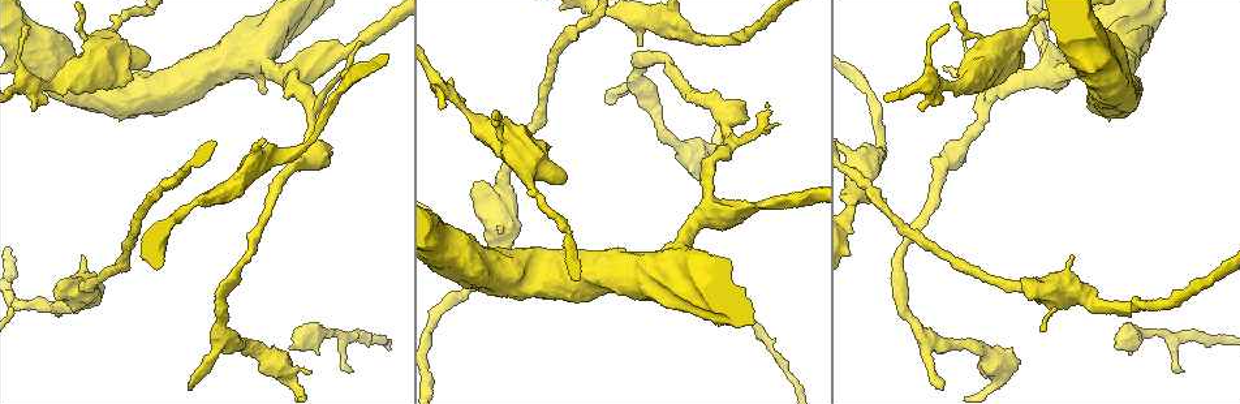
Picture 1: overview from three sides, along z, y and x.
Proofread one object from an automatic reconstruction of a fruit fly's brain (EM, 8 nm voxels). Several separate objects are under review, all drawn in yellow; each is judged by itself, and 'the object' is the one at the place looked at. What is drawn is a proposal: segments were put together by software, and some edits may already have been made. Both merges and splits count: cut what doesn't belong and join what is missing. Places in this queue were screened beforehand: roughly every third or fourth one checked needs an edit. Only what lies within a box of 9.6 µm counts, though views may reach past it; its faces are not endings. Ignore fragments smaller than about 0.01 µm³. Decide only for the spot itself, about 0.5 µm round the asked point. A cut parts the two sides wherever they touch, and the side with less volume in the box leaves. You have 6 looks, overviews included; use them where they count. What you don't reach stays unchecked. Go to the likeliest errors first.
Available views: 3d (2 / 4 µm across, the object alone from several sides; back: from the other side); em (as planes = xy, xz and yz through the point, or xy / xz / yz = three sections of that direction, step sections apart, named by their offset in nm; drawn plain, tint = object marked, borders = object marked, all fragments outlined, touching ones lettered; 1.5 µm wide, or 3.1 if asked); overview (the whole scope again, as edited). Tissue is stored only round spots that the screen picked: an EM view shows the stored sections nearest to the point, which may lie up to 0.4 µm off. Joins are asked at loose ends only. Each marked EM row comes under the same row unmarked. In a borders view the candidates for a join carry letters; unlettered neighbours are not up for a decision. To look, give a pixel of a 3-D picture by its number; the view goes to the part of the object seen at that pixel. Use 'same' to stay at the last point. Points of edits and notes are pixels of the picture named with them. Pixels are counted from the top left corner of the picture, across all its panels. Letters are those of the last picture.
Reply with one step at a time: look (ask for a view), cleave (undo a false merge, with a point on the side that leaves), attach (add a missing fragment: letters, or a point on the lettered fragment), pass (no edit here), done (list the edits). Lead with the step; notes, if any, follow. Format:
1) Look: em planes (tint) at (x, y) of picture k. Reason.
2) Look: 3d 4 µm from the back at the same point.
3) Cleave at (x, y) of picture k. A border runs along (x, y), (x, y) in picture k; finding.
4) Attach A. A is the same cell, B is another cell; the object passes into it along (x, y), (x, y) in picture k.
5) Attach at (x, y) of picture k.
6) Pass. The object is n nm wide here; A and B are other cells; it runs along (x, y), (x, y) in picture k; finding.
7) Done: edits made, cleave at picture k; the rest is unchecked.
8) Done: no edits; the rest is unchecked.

Look: em yz step 8 (tint) at (885, 199) of picture 1. Thick end.

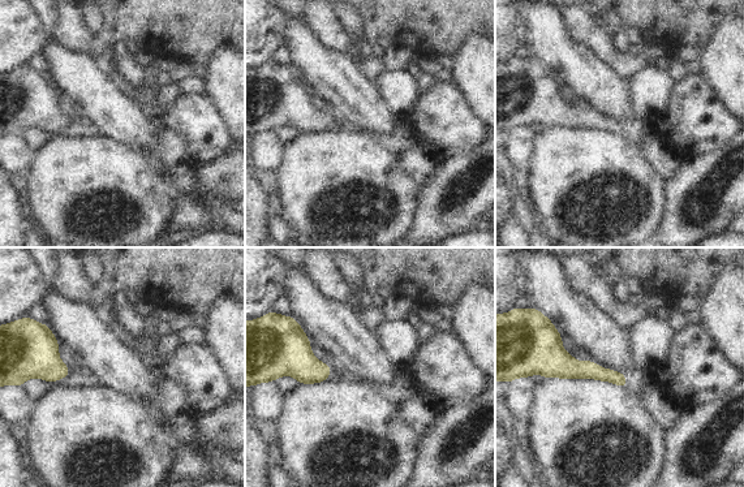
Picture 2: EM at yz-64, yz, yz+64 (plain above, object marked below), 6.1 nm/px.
Look: em yz step 8 (borders) at the same point.

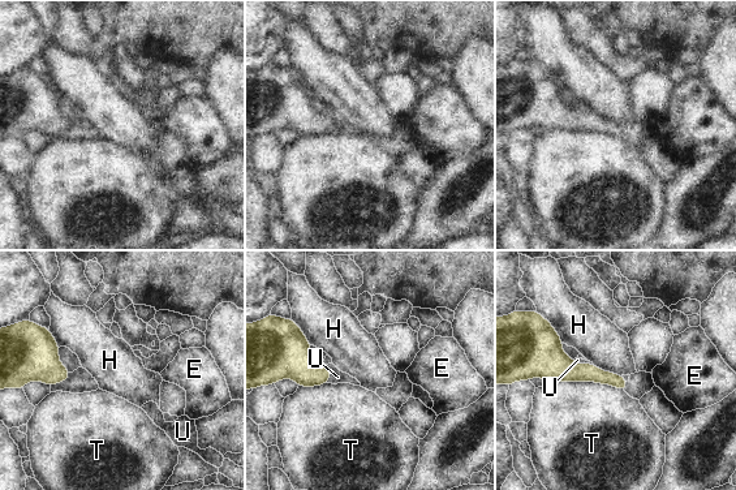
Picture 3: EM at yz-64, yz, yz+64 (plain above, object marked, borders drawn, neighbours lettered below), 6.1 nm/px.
Attach U. U is the same cell, E, H and T are other cells; the object passes into it along (589, 372), (625, 383), (637, 385) in picture 3; it goes on there.

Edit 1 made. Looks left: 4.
Look: overview.

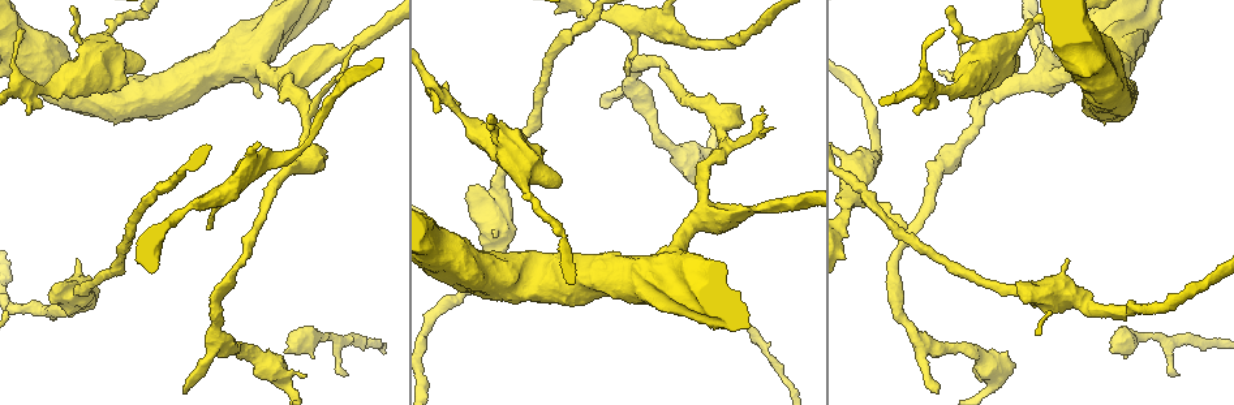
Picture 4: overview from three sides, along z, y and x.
Look: em xz step 4 (borders) at (761, 107) of picture 4. Tapers out.

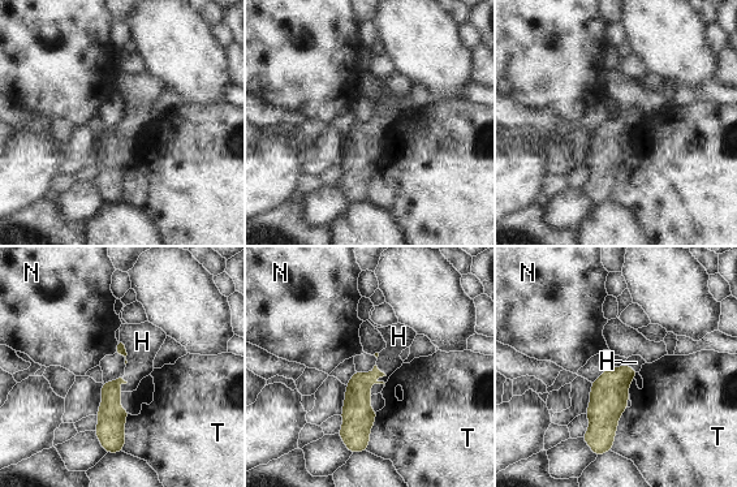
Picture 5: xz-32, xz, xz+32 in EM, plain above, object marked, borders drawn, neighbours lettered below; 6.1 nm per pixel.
Attach H. H is the same cell, N and T are other cells; the object passes into it along (357, 416), (376, 380), (388, 361) in picture 5; it goes on there.

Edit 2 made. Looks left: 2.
Done: edits made, attach at picture 3, attach at picture 5; the rest is unchecked.

